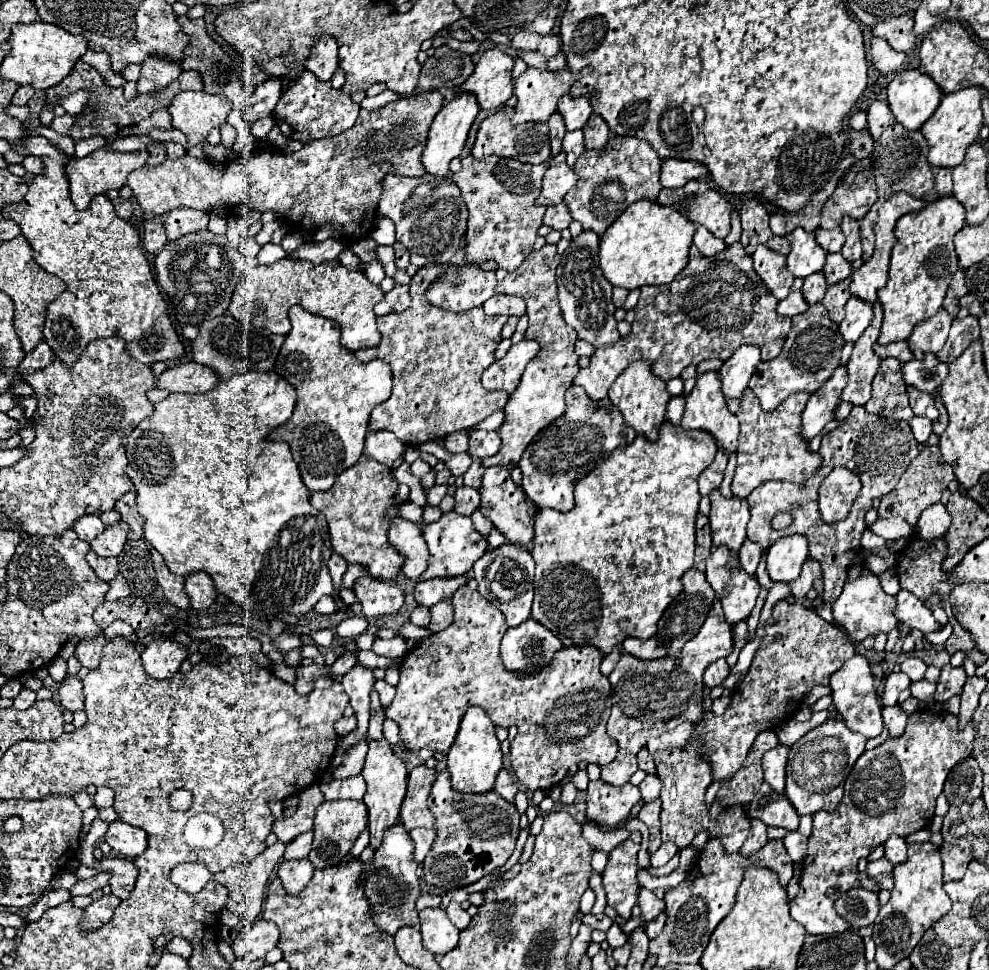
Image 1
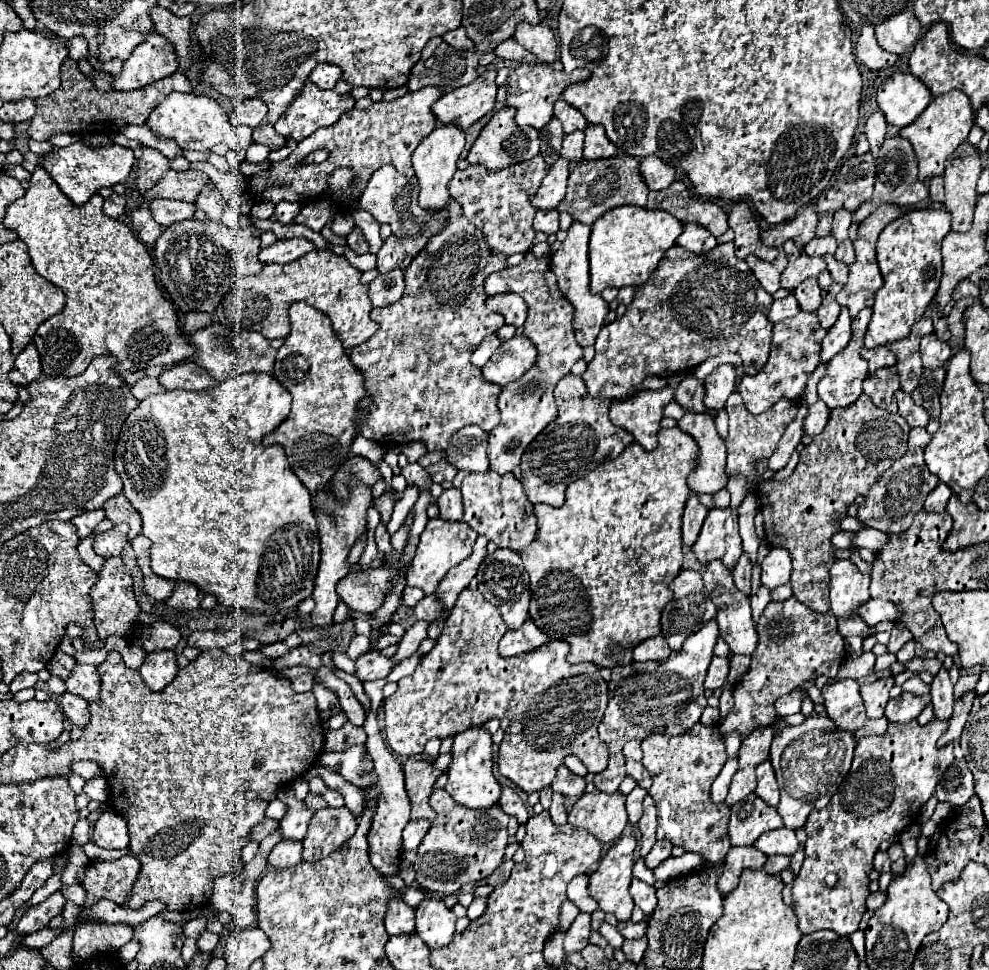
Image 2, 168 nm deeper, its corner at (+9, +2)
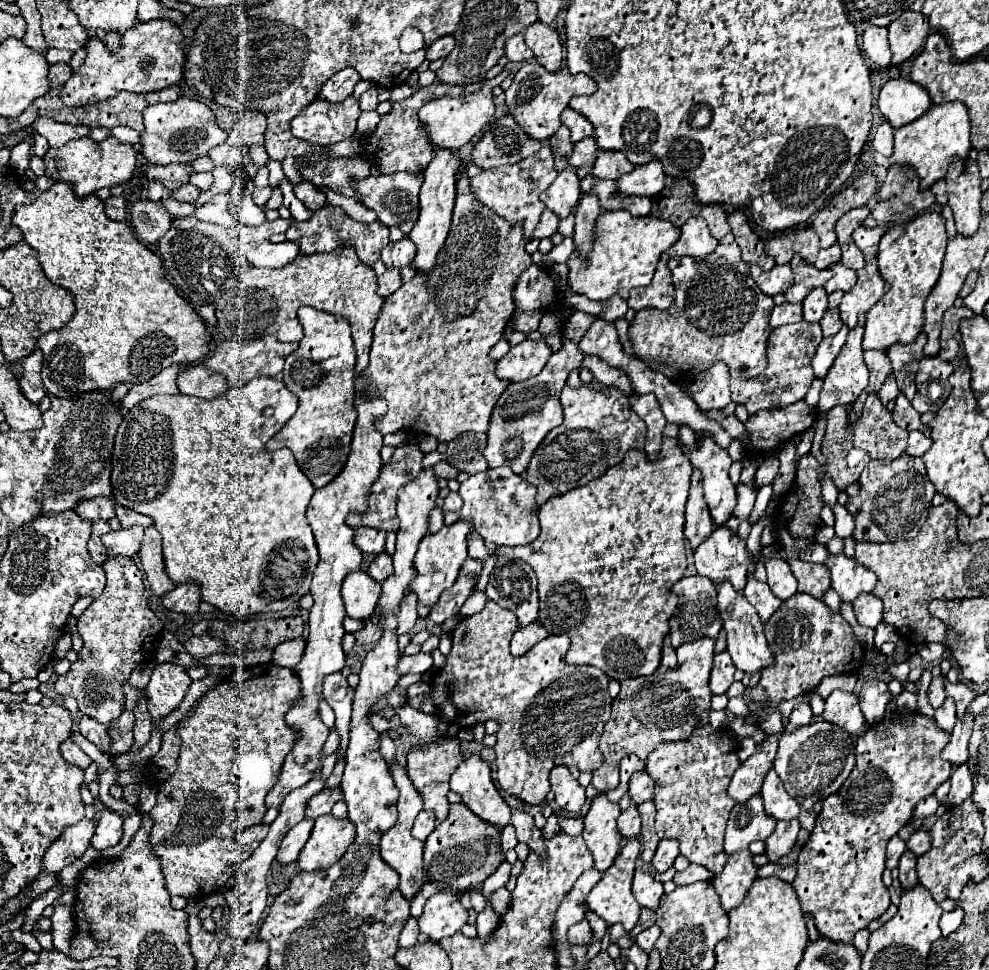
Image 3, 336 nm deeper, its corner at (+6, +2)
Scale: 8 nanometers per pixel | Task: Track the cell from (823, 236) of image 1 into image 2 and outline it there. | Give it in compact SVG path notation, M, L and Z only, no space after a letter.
M832 235L828 237L814 237L806 247L804 251L808 255L828 255L828 253L834 253L836 251L836 239Z

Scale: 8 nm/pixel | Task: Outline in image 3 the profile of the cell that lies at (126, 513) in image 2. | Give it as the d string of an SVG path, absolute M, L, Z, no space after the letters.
M117 505L115 511L117 511L117 519L121 521L123 527L131 527L131 525L149 527L149 525L153 525L153 519L151 519L151 517L139 515L139 513L135 513L135 511L131 511L131 509L125 509L125 507L121 507L121 505Z

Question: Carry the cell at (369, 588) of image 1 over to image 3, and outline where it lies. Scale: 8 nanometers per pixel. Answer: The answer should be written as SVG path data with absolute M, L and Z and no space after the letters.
M355 571L343 579L341 597L347 617L365 619L373 613L381 595L381 585L373 581L367 573Z

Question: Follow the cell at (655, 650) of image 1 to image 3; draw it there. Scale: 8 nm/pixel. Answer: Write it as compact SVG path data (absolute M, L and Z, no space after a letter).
M665 637L665 643L663 643L663 659L661 659L661 665L665 667L675 667L677 663L677 657L675 657L675 649L671 645L671 639Z

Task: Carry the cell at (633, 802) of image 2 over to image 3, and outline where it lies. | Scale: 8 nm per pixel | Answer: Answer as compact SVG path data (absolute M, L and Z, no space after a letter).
M631 805L627 811L623 811L617 819L617 829L623 839L633 839L641 831L641 817L637 815L637 805Z

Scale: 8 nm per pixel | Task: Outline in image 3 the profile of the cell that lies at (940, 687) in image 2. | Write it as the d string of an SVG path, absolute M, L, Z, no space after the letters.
M949 697L949 699L935 711L935 723L937 723L939 729L951 733L955 721L957 721L957 715L955 715L955 701Z

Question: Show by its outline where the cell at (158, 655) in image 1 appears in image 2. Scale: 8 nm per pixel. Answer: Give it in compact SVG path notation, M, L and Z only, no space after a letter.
M162 649L162 651L146 653L146 659L140 665L138 673L142 675L144 683L152 691L162 691L178 673L178 663L176 663L174 651Z

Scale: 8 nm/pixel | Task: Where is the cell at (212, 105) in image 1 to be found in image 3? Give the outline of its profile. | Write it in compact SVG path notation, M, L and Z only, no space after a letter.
M179 97L173 103L149 105L143 111L143 125L145 129L141 133L141 153L151 165L191 163L199 157L205 157L211 147L221 145L227 139L227 133L219 129L209 105L189 97Z

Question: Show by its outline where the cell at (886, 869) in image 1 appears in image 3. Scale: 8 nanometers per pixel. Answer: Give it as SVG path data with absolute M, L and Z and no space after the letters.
M895 835L895 837L889 841L889 845L887 845L887 869L895 869L897 863L899 863L899 859L901 859L901 855L903 855L905 851L907 851L905 841Z

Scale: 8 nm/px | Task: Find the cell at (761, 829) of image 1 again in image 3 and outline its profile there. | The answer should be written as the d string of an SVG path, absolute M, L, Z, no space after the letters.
M737 851L737 855L729 857L721 875L713 877L713 887L721 897L725 913L743 903L755 877L757 877L757 867L753 865L749 851Z

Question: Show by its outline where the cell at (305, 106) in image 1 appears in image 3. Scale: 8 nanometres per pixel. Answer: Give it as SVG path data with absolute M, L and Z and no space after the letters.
M317 97L291 121L291 131L307 143L333 145L353 137L359 115L361 109L355 97L345 99L345 103L325 103L325 99Z

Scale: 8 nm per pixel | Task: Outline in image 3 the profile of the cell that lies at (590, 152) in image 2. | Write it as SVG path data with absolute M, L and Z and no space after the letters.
M601 151L597 153L597 161L593 167L593 175L599 179L619 179L621 175L633 171L635 167L627 161L625 153L621 151Z

